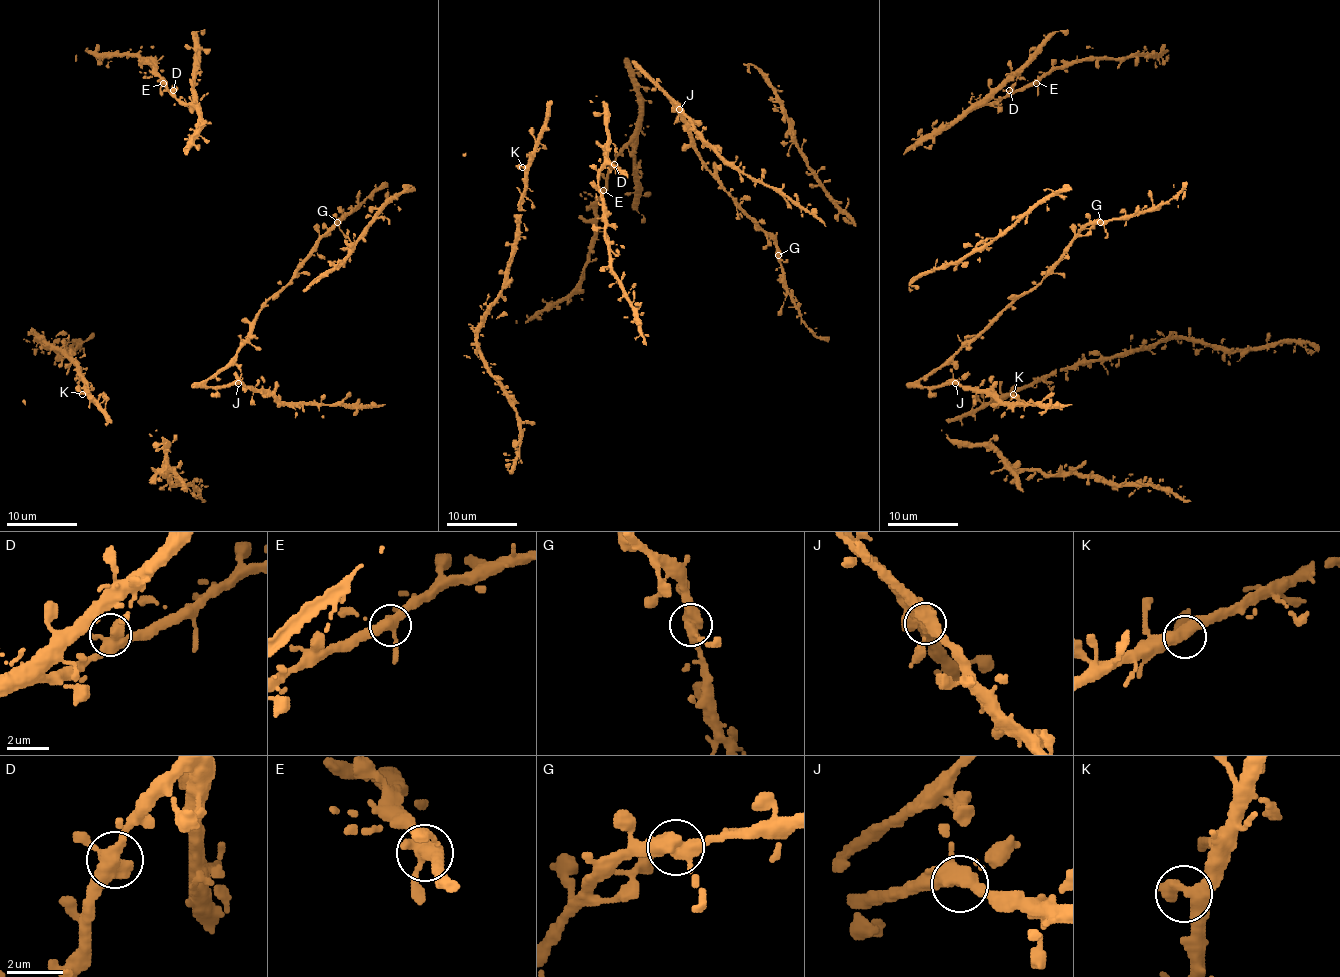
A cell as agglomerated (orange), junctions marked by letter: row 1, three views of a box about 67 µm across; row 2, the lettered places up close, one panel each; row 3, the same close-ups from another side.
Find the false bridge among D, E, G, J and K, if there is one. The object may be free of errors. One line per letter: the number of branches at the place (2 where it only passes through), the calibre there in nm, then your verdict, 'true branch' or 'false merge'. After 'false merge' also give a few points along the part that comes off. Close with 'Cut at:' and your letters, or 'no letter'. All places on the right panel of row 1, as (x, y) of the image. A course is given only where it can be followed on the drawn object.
D: 3 | 420 nm | true branch
E: 3 | 360 nm | true branch
G: 3 | 400 nm | true branch
J: 3 | 400 nm | true branch
K: 3 | 360 nm | true branch
Cut at: no letter

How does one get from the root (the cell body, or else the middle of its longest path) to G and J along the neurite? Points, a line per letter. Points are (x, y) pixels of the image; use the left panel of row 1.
G: (291, 278), (309, 257), (314, 244), (337, 222)
J: (291, 278), (261, 308), (249, 339), (238, 350), (235, 362), (242, 373), (238, 383)

